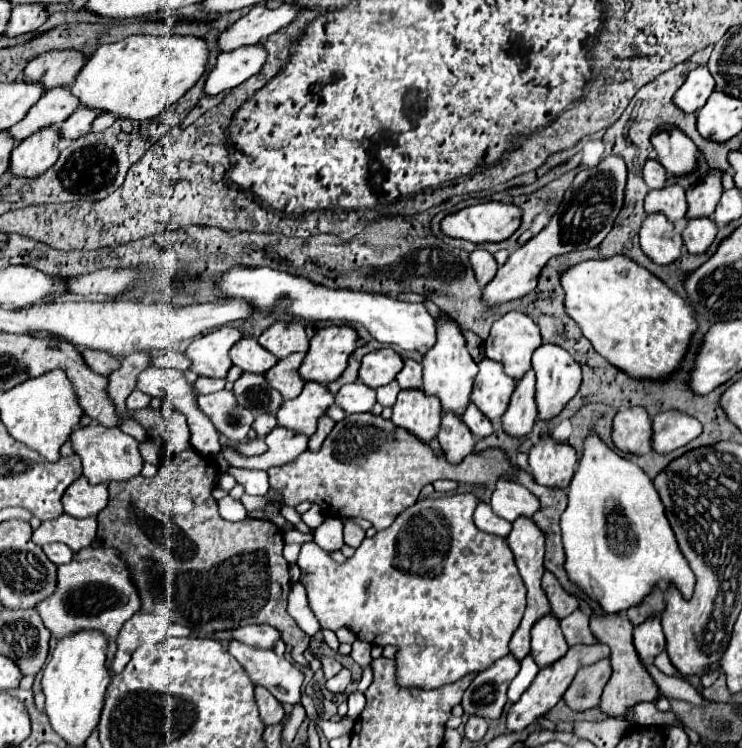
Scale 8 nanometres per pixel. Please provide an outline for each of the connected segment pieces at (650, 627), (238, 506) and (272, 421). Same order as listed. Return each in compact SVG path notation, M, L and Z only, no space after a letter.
M648 619L634 629L634 647L642 661L652 661L658 653L664 651L664 633L660 619Z
M230 495L218 499L216 503L218 503L218 511L220 511L220 515L222 515L224 519L228 519L228 521L242 521L242 519L246 519L246 509L244 509L244 505L242 505L240 501L232 499Z
M262 413L262 415L256 417L252 429L254 429L254 431L258 433L258 437L262 439L262 437L266 437L276 425L278 425L278 423L276 423L276 415L272 415L272 413Z

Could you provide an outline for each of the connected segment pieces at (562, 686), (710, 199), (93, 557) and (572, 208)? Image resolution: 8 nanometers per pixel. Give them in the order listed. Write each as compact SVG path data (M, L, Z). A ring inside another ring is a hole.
M602 643L588 645L588 647L586 645L580 645L580 647L576 645L576 647L570 647L568 653L562 659L558 659L558 663L540 669L538 675L536 675L536 679L532 681L532 685L522 693L520 701L516 701L510 707L510 711L508 711L508 727L510 727L510 731L522 731L528 725L532 725L538 717L546 715L562 699L564 691L568 689L568 685L572 683L572 679L574 679L574 675L576 675L576 671L580 667L592 665L592 663L596 663L600 659L606 659L606 657L610 657L610 649L606 645L602 645Z
M710 171L702 183L686 191L686 201L688 201L688 213L684 217L686 221L700 219L700 217L712 217L720 201L720 195L722 195L720 177L722 177L720 171Z
M86 547L74 553L72 561L58 567L58 589L50 599L38 603L36 609L52 639L64 639L78 631L102 631L108 639L116 639L120 627L140 611L138 589L130 583L130 569L118 551Z
M618 155L604 157L596 167L584 169L576 175L564 199L558 205L558 211L550 219L550 223L534 235L526 245L516 249L506 265L502 265L492 279L490 285L484 287L484 303L486 305L502 305L512 299L524 297L536 289L542 267L558 255L570 251L582 251L590 247L598 247L604 237L610 233L622 205L624 205L624 189L626 189L626 163Z

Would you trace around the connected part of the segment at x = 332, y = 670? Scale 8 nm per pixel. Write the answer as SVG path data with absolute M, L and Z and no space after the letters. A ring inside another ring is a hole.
M322 657L322 669L324 669L324 679L330 679L342 669L342 665L332 657Z

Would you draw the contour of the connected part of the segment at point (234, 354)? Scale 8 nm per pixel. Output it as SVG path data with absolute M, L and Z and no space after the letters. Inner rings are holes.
M250 337L240 339L230 349L230 359L234 365L248 373L264 373L278 363L278 359L270 351L266 351L256 339Z

